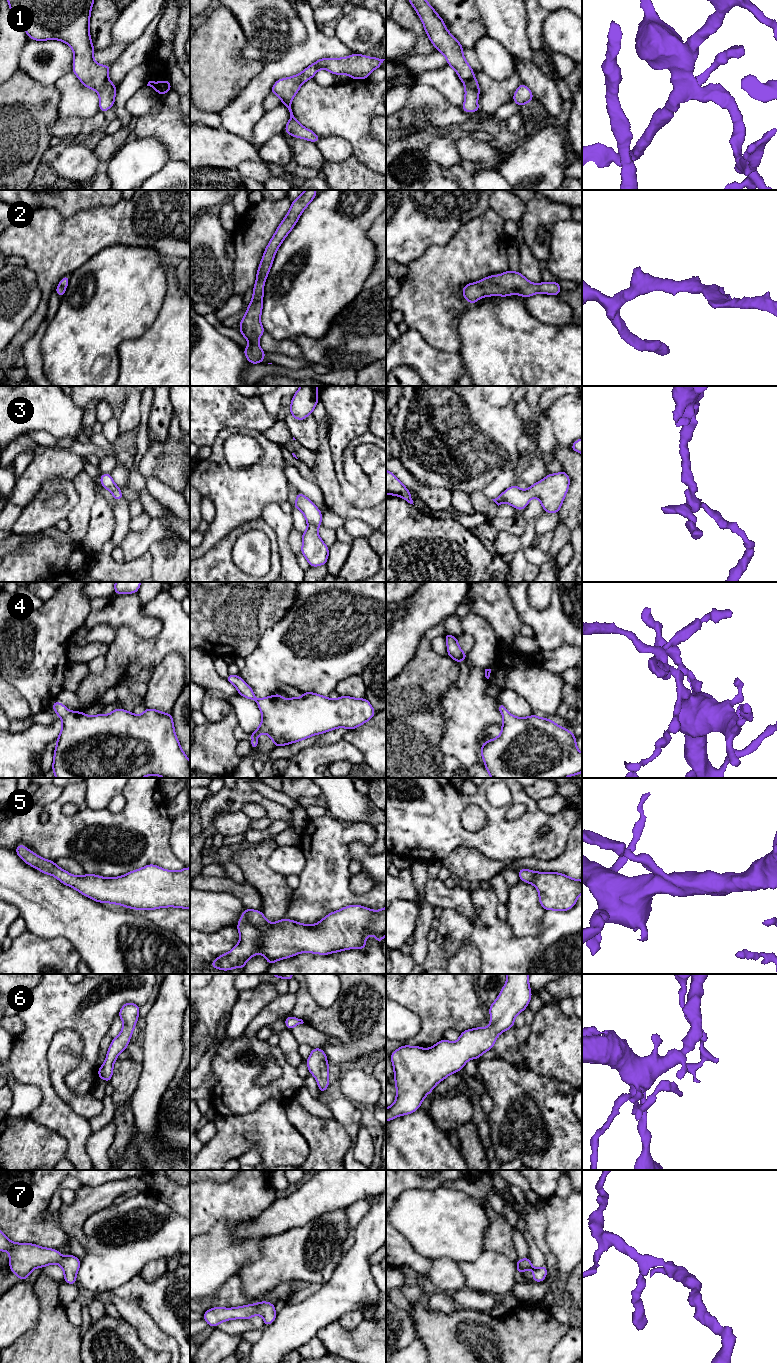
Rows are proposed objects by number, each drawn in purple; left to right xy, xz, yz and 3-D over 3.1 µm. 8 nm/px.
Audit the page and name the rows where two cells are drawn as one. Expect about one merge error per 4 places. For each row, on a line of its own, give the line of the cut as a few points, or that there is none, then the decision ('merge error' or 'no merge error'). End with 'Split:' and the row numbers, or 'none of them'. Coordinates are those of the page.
1: cut none; no merge error
2: cut none; no merge error
3: cut none; no merge error
4: cut none; no merge error
5: cut none; no merge error
6: cut none; no merge error
7: cut none; no merge error
Split: none of them

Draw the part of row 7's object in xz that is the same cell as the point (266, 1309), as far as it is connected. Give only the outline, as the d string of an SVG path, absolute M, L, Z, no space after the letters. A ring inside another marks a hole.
M262 1301L236 1308L214 1307L203 1313L203 1319L210 1327L215 1328L221 1322L231 1319L250 1319L257 1314L263 1317L264 1327L267 1327L276 1319L275 1305Z

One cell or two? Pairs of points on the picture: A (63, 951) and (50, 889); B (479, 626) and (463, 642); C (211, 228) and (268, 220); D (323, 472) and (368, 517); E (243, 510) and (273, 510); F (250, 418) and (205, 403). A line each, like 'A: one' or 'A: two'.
A: two
B: two
C: two
D: one
E: two
F: one

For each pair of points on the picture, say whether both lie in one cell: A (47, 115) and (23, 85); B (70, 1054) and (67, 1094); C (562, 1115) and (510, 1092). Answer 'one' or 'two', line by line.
A: one
B: one
C: one

